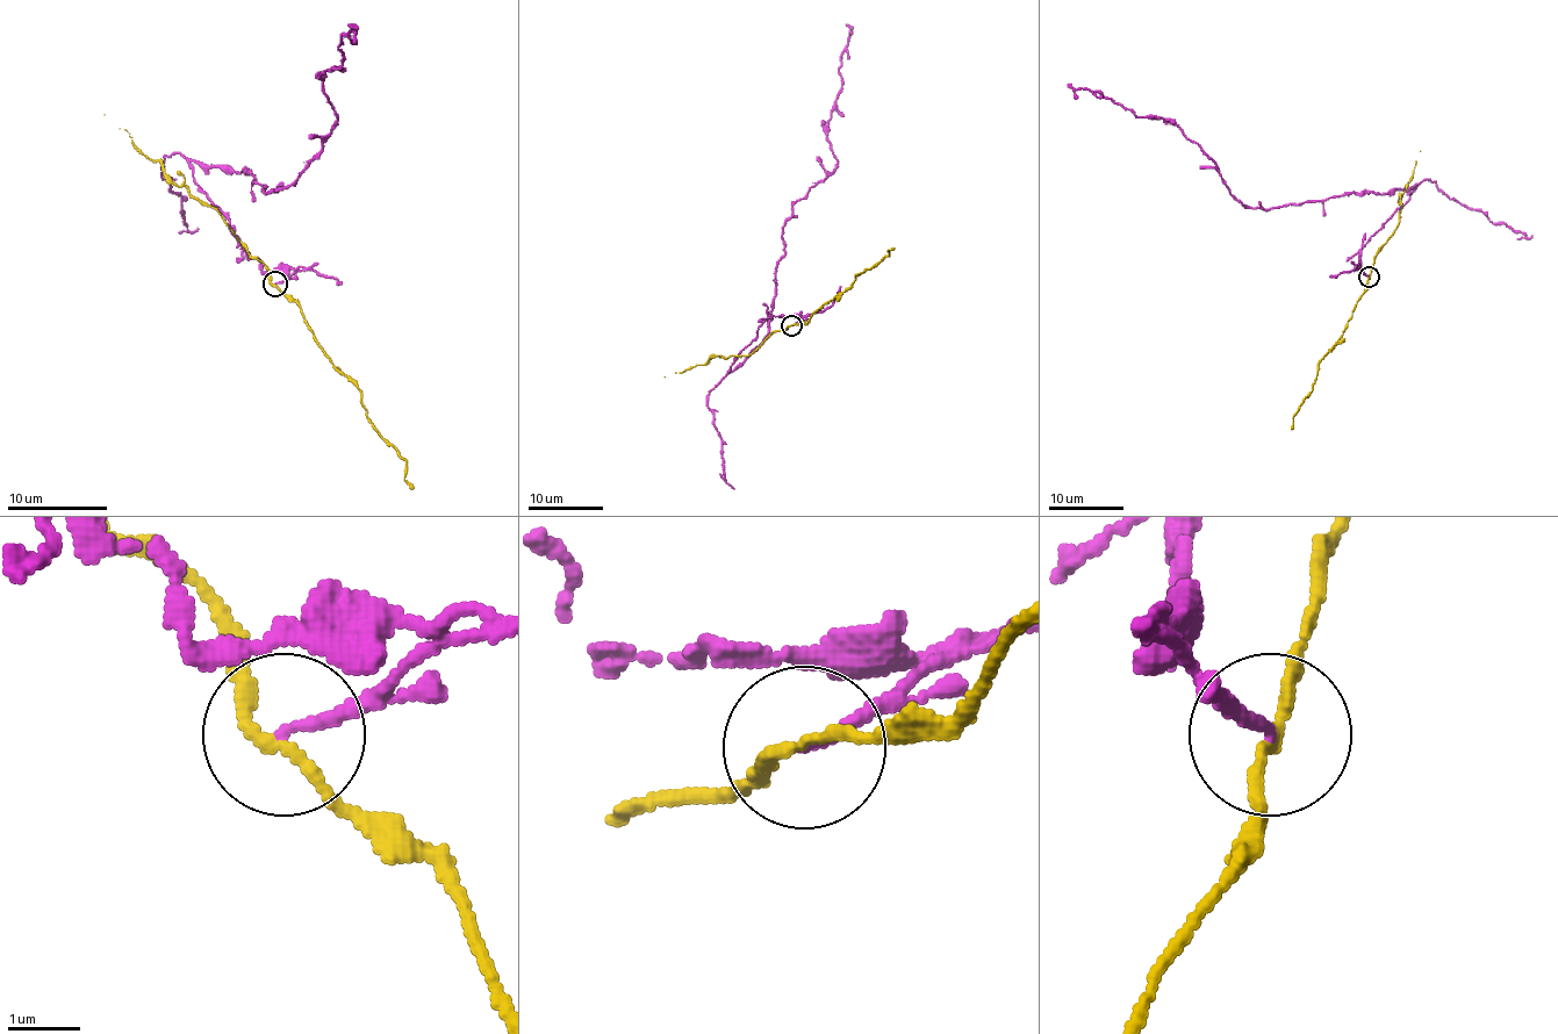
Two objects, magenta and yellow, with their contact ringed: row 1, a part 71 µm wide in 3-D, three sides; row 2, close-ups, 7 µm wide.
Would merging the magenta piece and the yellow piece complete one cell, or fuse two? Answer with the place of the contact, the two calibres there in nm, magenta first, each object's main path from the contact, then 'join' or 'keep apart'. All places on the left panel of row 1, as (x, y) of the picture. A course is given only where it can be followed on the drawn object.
place (275, 284); calibres 150 and 170 nm; course magenta (275, 285), (288, 272), (245, 250), (195, 164), (263, 192), (303, 172), (336, 121), (323, 73), (349, 23); course yellow (275, 285), (291, 300), (336, 367), (361, 393), (368, 423), (407, 462), (403, 478), (414, 488); keep apart

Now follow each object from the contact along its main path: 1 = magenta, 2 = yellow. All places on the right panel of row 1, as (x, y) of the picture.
1: (1369, 278), (1359, 251), (1413, 187), (1249, 208), (1169, 121), (1136, 116), (1068, 84)
2: (1369, 278), (1369, 288), (1351, 313), (1342, 339), (1318, 365), (1312, 392), (1297, 410), (1292, 429)

